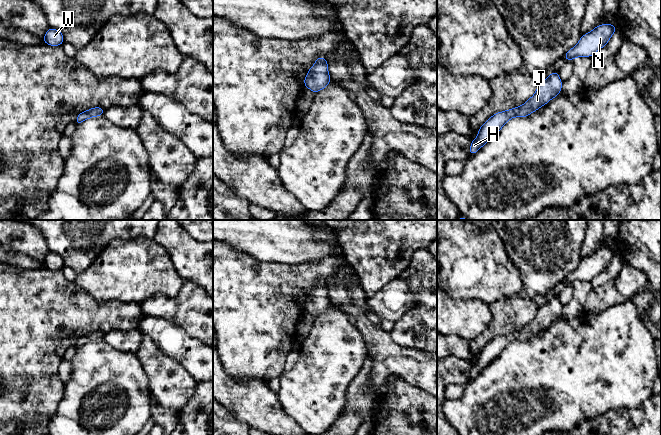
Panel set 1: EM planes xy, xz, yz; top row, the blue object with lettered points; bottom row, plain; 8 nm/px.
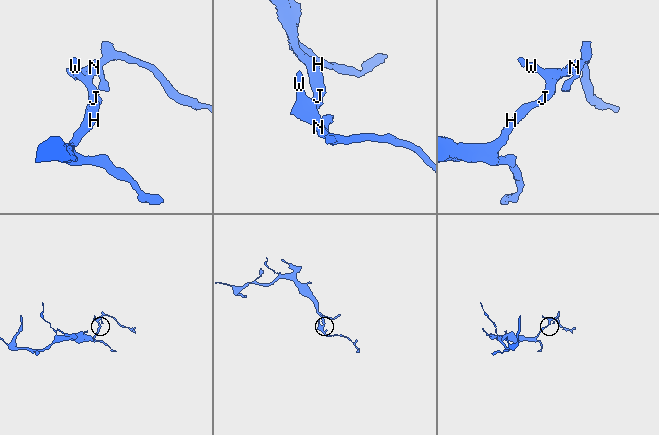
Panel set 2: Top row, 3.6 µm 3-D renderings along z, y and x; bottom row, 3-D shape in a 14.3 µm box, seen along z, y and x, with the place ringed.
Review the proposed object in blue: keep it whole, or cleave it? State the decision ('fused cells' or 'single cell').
single cell

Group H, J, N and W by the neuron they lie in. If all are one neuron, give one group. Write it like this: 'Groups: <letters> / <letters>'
Groups: H J N W

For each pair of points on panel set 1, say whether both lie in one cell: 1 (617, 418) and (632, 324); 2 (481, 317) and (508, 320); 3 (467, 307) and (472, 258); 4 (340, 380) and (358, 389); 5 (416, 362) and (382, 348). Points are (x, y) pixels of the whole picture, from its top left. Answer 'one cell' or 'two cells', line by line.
1: two cells
2: two cells
3: two cells
4: two cells
5: one cell

